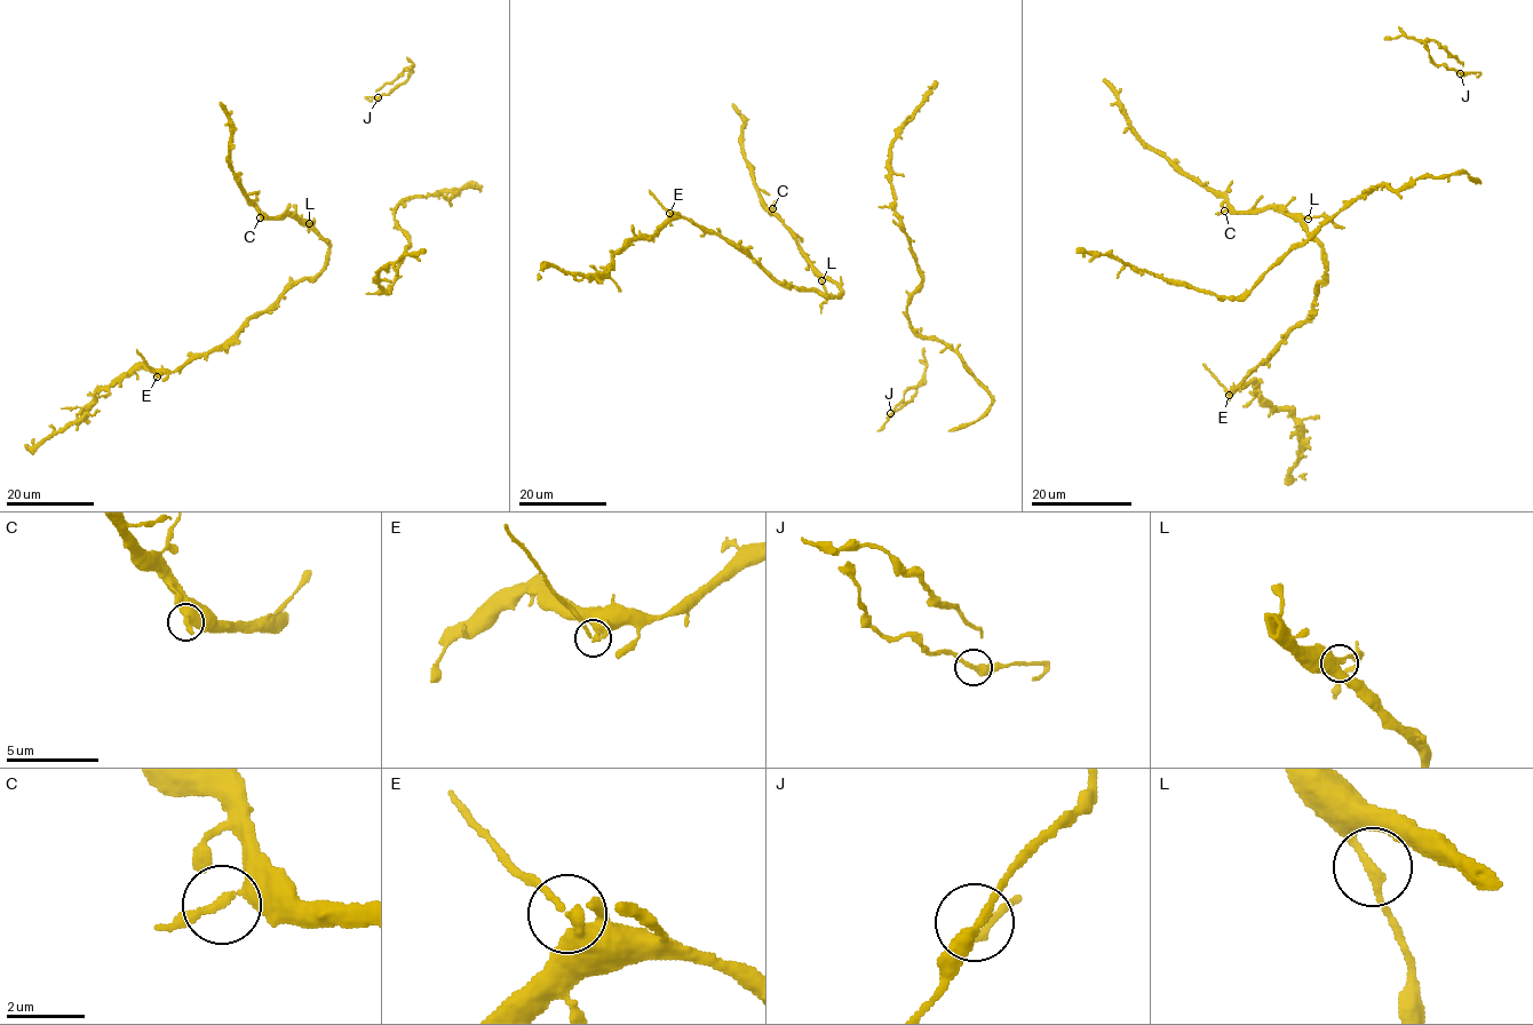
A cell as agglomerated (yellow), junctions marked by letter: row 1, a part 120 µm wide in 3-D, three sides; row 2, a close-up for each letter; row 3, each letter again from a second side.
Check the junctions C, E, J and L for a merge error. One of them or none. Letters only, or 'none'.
E

